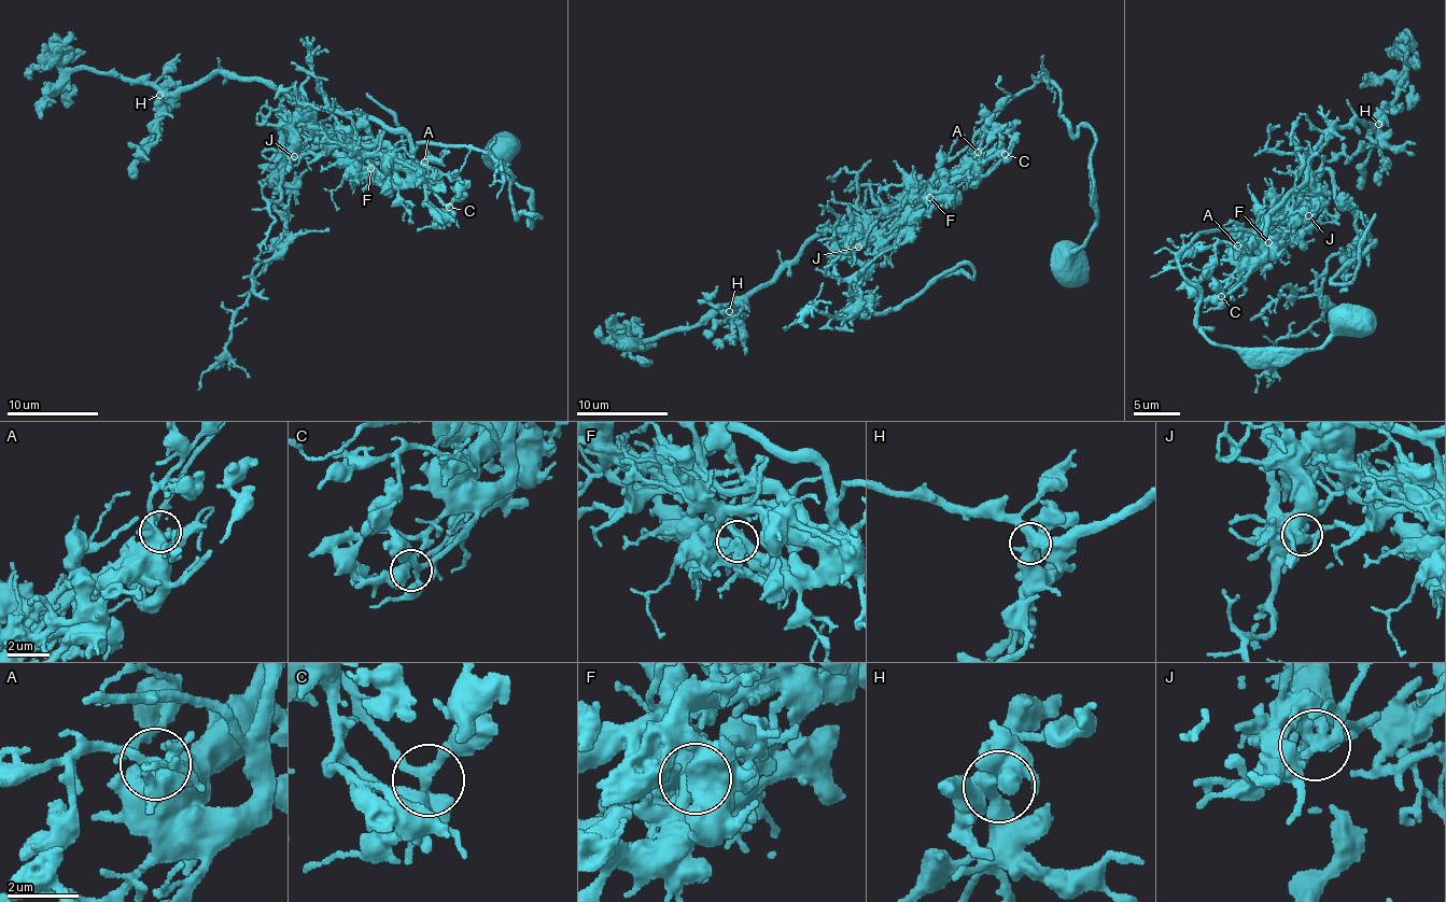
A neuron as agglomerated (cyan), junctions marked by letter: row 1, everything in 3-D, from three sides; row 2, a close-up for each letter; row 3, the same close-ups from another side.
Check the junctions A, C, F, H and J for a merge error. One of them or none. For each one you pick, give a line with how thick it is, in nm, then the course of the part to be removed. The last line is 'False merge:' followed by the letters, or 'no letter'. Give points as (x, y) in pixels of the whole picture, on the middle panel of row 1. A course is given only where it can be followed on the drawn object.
J: 300 nm | (857, 247), (842, 240), (862, 271), (858, 307), (845, 294), (861, 307), (841, 321), (809, 302), (784, 328)
False merge: J

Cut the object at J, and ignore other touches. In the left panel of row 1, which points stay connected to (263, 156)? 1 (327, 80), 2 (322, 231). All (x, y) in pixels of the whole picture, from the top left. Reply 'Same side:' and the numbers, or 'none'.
Same side: 2

